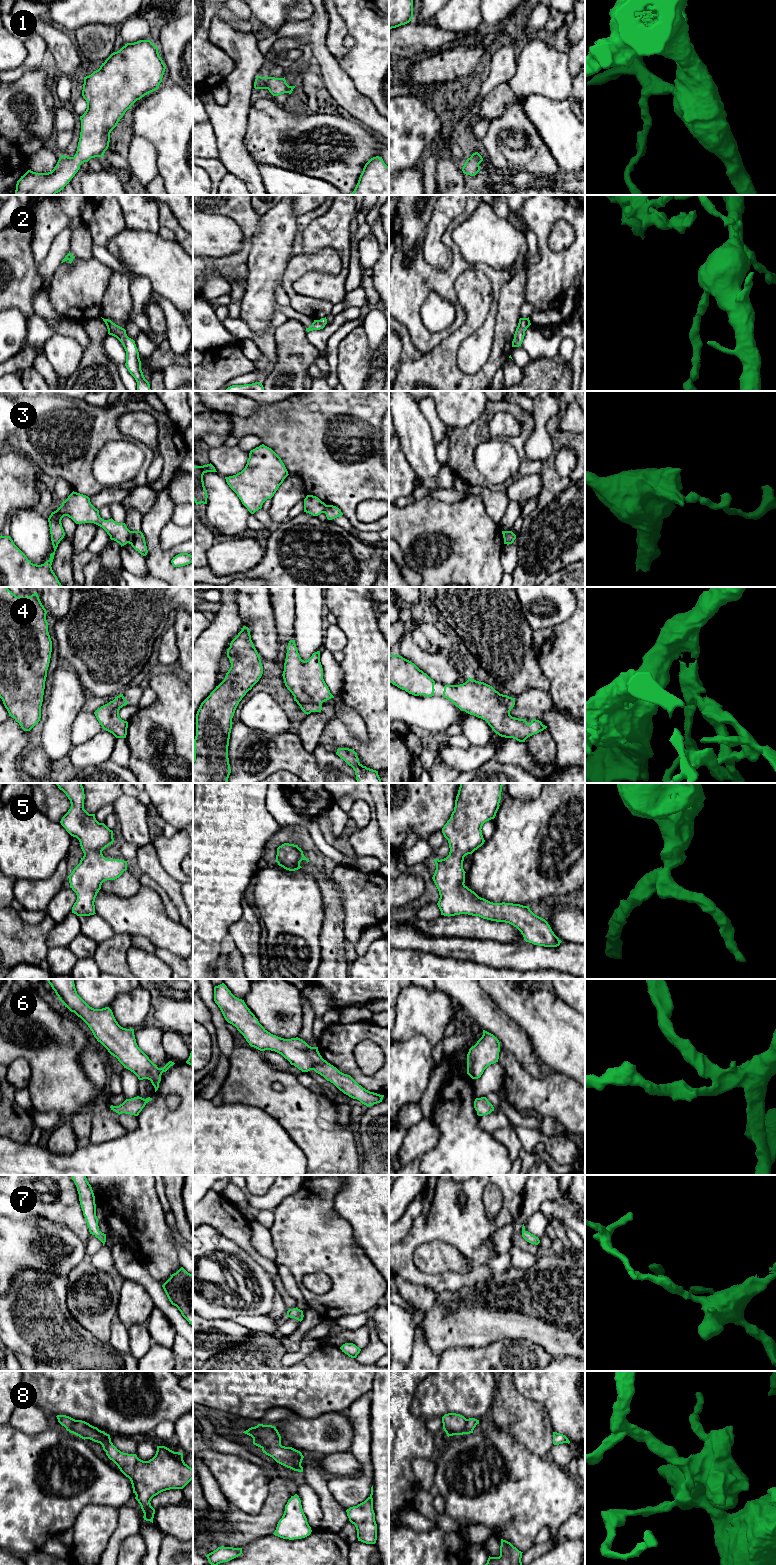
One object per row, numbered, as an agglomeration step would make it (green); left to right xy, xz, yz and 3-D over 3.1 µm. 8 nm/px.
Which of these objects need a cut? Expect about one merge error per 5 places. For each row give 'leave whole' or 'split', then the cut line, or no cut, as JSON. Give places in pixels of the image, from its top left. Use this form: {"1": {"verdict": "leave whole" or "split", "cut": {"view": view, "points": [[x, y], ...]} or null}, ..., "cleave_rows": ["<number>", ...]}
{"1": {"verdict": "leave whole", "cut": null}, "2": {"verdict": "leave whole", "cut": null}, "3": {"verdict": "split", "cut": {"view": "xy", "points": [[131, 531], [128, 542]]}}, "4": {"verdict": "leave whole", "cut": null}, "5": {"verdict": "leave whole", "cut": null}, "6": {"verdict": "leave whole", "cut": null}, "7": {"verdict": "leave whole", "cut": null}, "8": {"verdict": "leave whole", "cut": null}, "cleave_rows": ["3"]}

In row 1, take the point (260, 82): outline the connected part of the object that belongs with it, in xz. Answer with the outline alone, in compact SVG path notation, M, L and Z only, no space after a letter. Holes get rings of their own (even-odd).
M257 76L254 82L255 89L268 89L273 96L284 93L291 94L295 86L289 86L284 78ZM295 85L296 86L296 85Z

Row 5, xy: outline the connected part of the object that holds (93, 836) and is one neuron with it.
M55 783L70 800L71 807L68 812L62 817L60 823L66 831L73 837L76 837L79 842L84 856L80 863L73 869L68 876L70 888L76 893L77 900L72 907L72 913L77 916L90 916L95 913L95 898L101 889L104 881L115 880L119 878L124 871L127 870L127 861L119 859L106 859L102 851L114 842L113 831L110 830L104 823L99 823L95 814L89 814L84 809L84 788L82 783Z

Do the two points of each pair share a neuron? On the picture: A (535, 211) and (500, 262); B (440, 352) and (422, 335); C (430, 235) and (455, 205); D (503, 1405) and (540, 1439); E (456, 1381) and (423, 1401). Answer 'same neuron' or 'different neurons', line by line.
A: different neurons
B: different neurons
C: same neuron
D: same neuron
E: same neuron

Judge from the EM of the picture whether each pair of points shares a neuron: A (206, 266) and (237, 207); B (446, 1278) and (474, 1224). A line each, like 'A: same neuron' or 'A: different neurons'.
A: same neuron
B: same neuron

